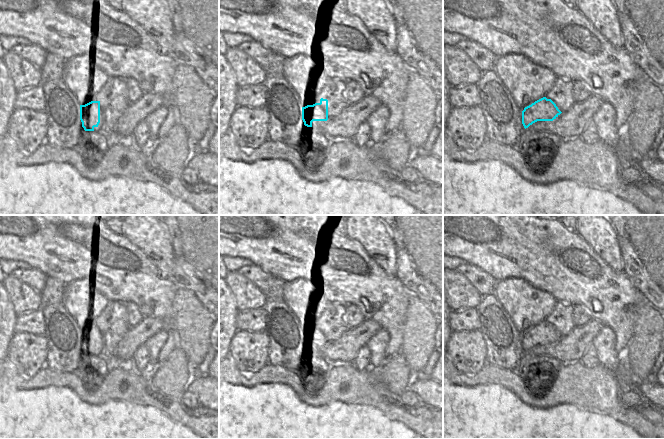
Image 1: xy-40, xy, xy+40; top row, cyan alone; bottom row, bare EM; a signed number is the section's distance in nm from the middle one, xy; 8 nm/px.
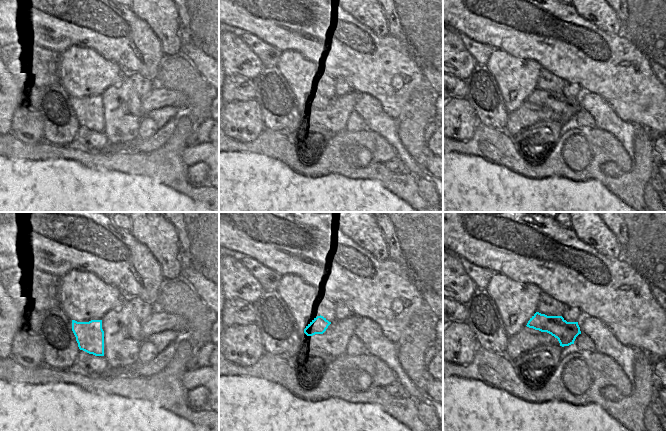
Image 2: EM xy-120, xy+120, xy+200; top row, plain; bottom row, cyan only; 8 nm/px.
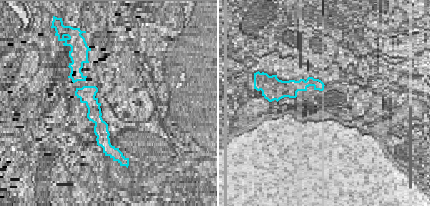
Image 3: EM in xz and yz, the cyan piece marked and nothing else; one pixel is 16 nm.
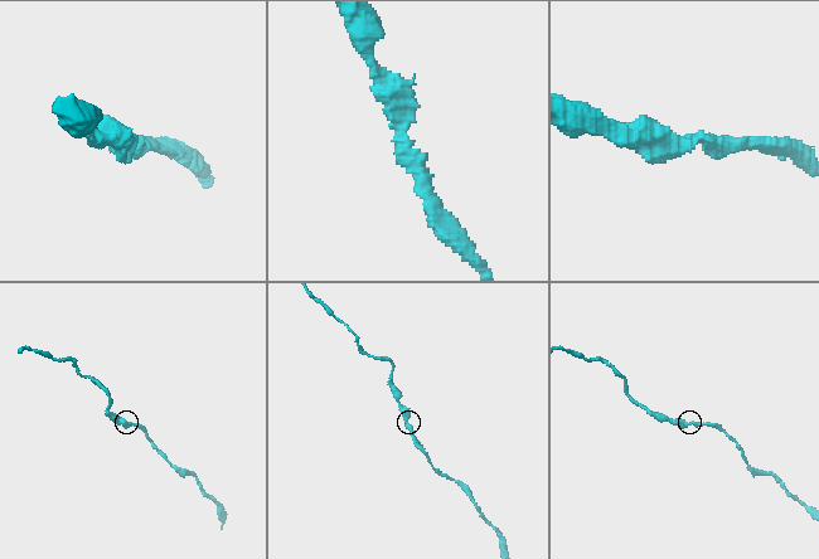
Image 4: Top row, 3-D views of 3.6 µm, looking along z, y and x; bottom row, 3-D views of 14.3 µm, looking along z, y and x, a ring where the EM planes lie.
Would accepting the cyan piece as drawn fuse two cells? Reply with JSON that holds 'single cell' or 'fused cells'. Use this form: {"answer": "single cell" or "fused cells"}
{"answer": "single cell"}

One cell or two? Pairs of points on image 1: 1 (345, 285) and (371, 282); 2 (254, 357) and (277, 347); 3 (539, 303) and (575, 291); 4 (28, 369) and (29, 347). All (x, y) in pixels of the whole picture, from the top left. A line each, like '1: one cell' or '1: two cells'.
1: one cell
2: two cells
3: two cells
4: one cell

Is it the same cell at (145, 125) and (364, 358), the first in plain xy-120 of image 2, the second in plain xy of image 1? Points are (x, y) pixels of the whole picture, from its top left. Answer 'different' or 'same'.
same

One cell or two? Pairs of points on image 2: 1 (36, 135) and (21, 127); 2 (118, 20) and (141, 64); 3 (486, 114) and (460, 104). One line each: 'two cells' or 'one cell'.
1: one cell
2: one cell
3: two cells

